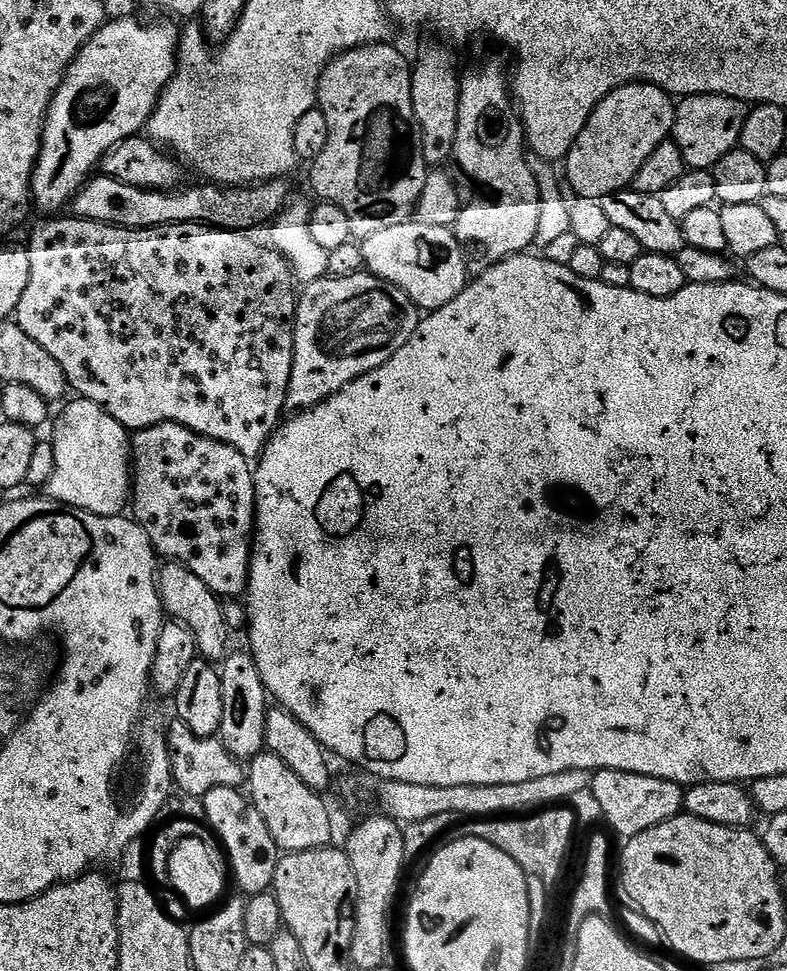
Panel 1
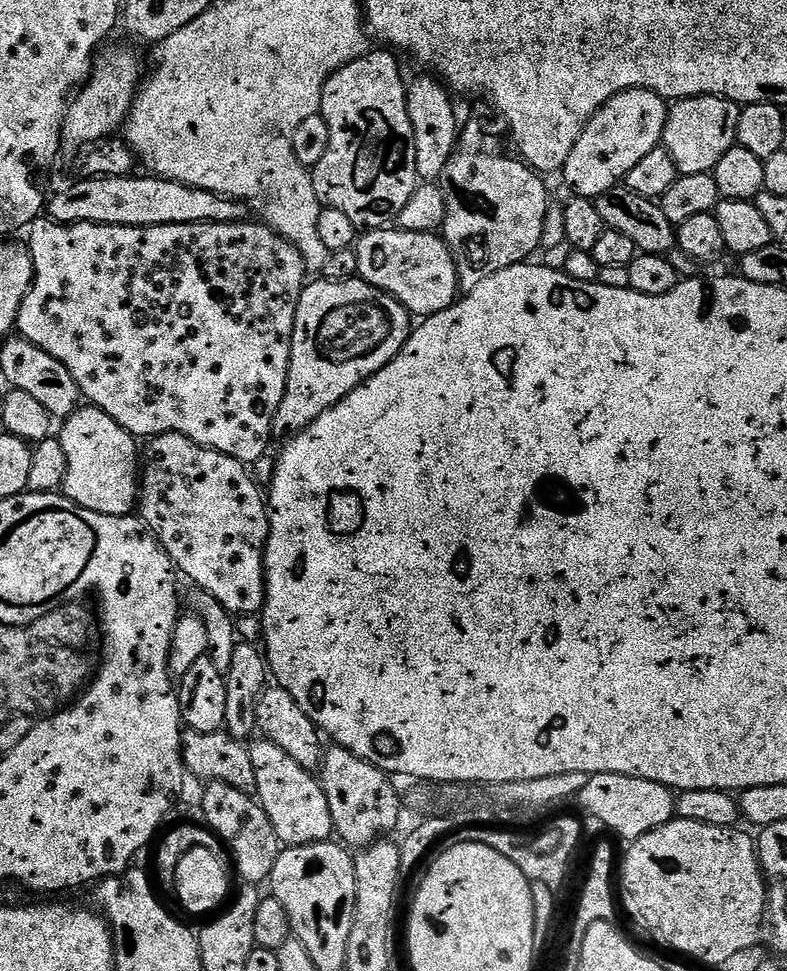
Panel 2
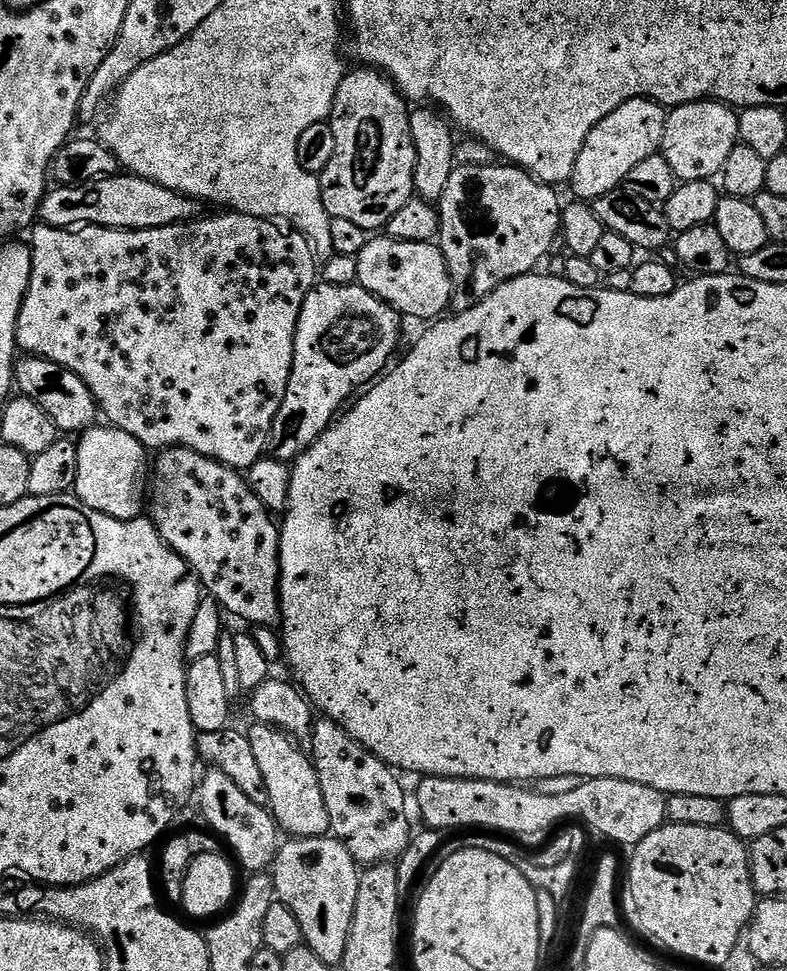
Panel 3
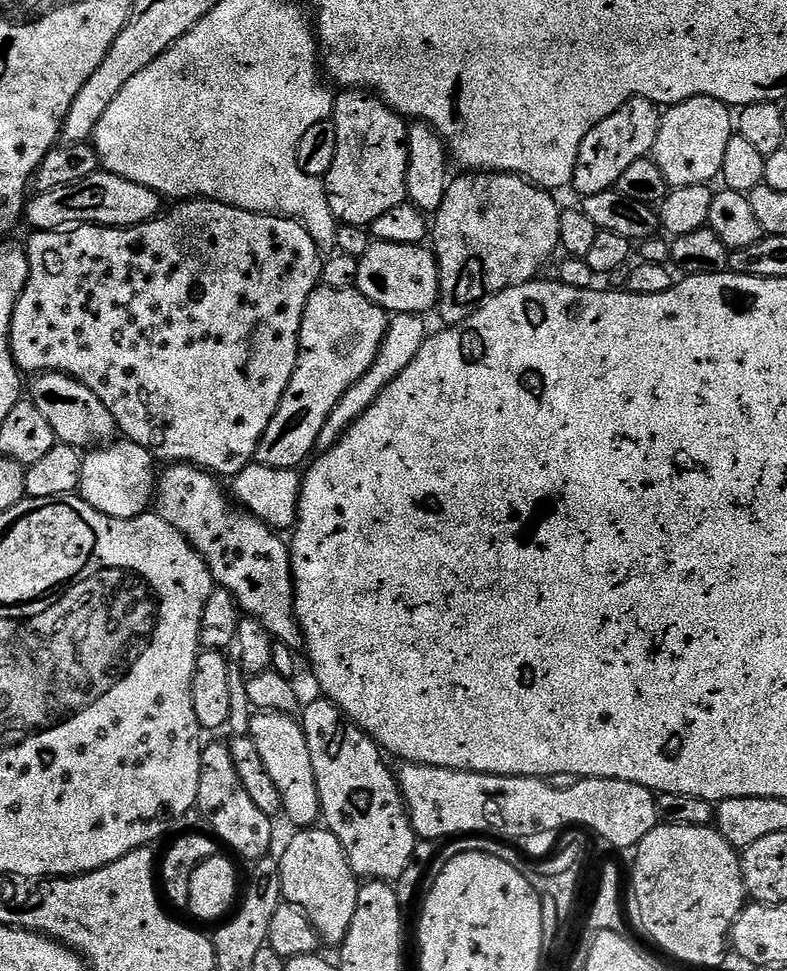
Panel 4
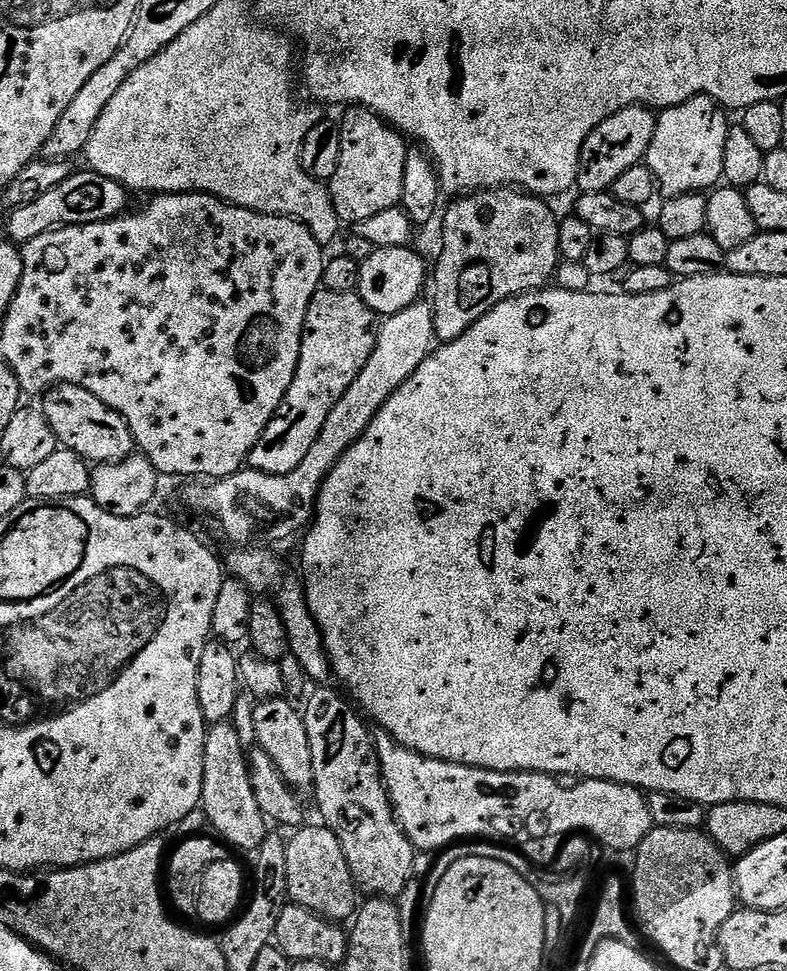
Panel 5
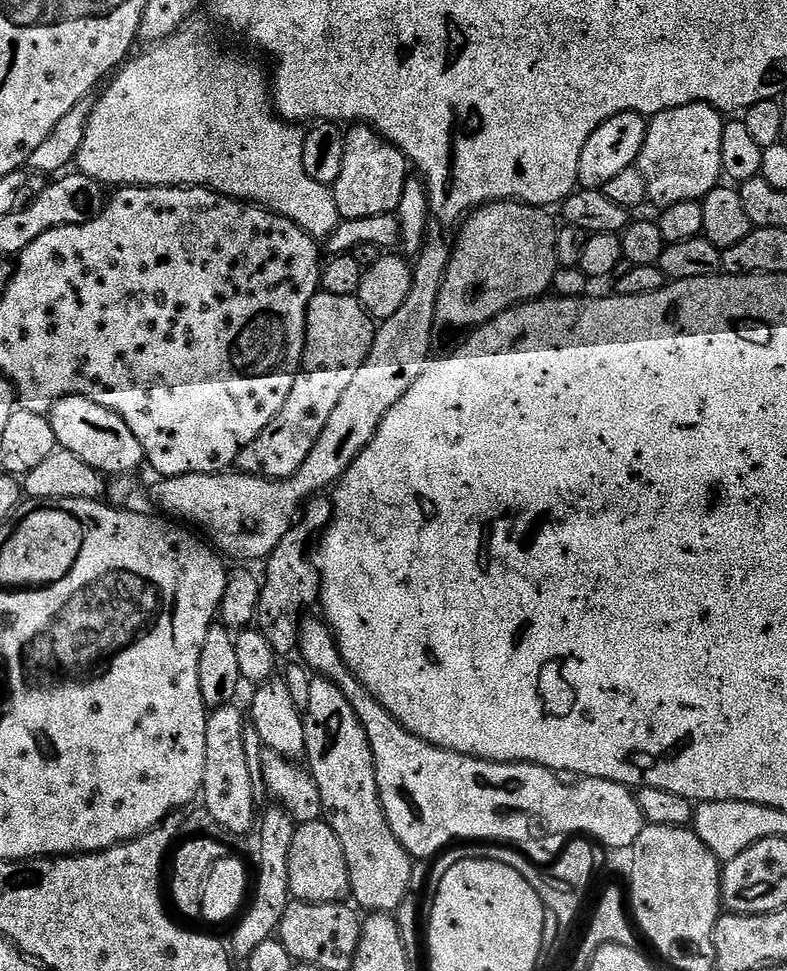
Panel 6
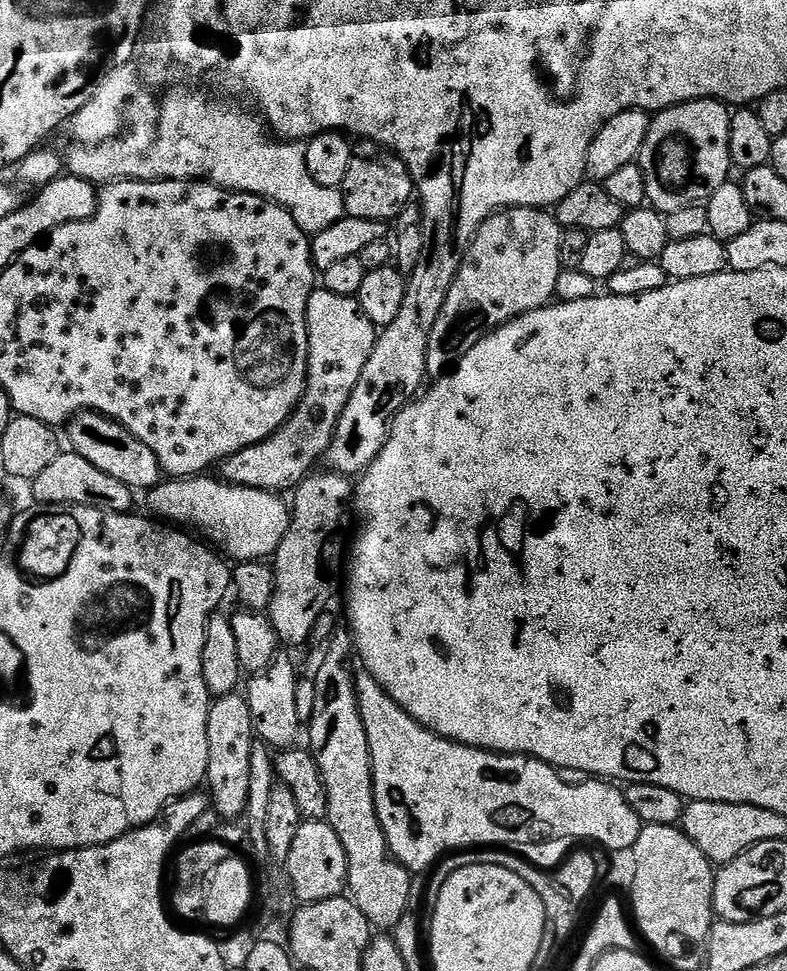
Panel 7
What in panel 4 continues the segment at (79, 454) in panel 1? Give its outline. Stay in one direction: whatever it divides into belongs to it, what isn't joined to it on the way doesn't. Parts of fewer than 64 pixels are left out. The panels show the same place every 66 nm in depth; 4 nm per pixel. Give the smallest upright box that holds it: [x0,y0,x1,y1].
[78,438,158,520]

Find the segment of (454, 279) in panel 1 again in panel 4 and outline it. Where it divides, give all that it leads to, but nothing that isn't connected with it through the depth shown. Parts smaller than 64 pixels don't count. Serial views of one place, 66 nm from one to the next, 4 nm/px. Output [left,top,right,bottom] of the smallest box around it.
[355,240,440,314]

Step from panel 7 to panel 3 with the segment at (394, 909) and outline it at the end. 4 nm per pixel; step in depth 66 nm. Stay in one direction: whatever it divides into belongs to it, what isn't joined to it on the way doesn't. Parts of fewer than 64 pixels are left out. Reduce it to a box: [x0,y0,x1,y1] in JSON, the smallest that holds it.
[310,719,410,865]

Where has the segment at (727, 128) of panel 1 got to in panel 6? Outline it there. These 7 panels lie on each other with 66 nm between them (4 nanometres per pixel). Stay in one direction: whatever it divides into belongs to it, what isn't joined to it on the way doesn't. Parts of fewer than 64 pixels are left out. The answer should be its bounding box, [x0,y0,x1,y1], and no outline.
[638,102,726,209]

